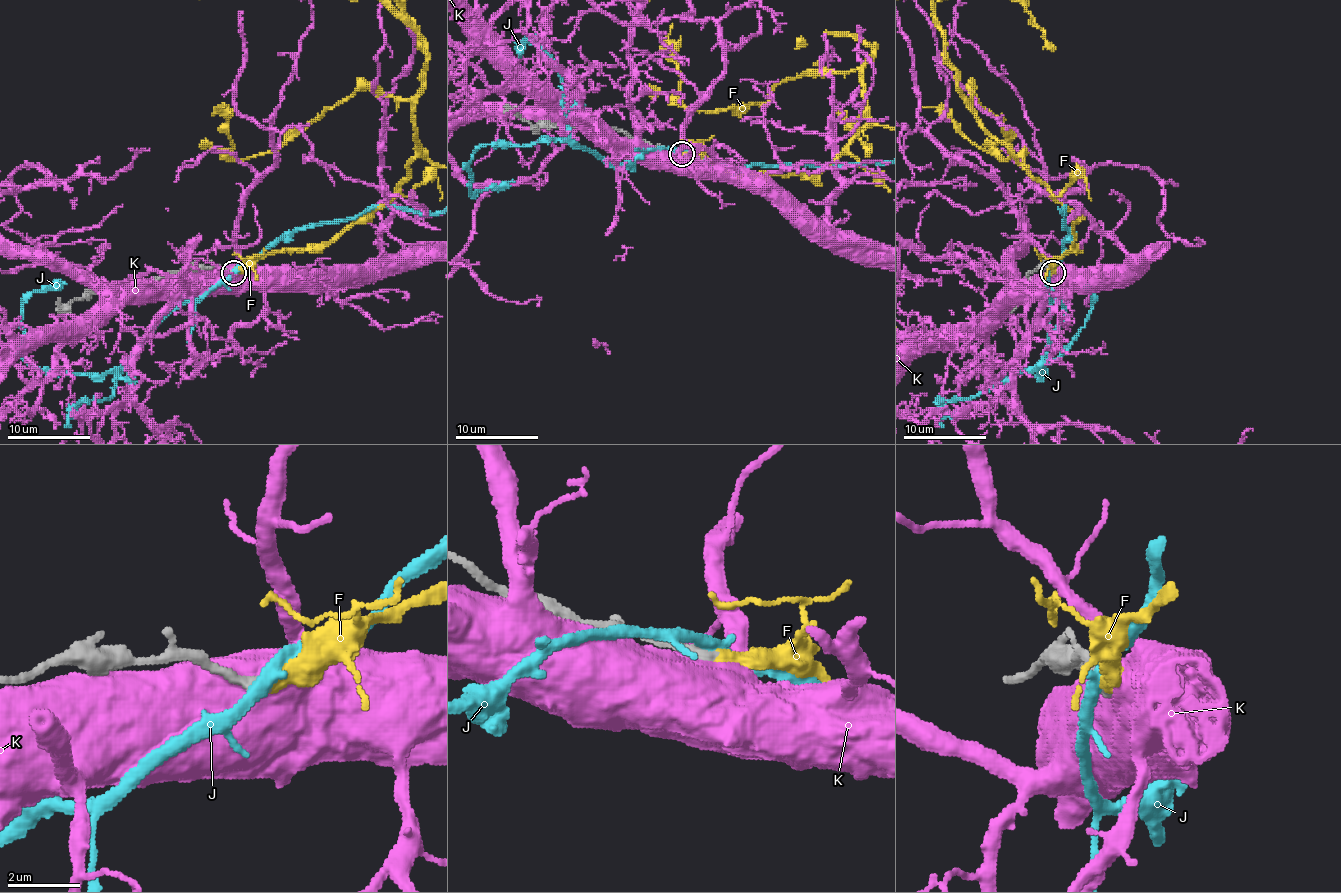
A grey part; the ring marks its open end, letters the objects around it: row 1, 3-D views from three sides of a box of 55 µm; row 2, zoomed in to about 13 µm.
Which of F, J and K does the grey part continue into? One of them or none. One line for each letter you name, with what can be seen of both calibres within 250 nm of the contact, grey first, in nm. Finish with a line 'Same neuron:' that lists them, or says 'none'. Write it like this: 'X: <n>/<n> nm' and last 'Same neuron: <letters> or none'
F: 400/500 nm
Same neuron: F

